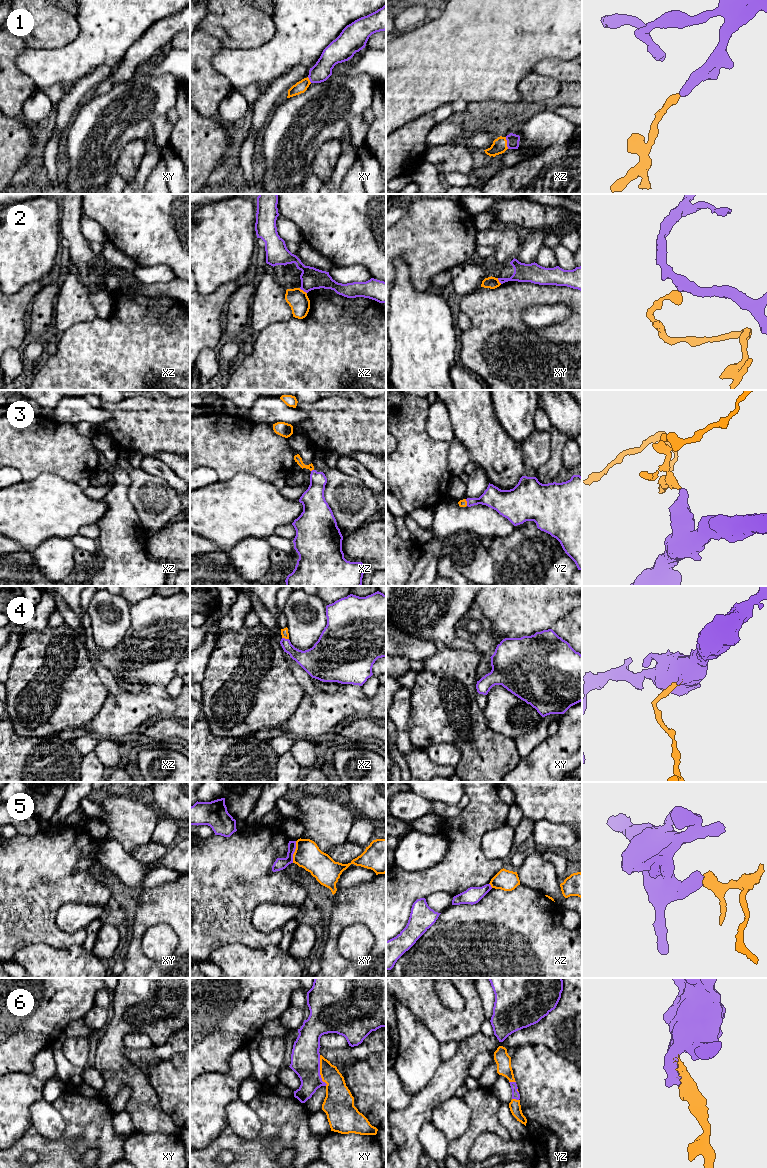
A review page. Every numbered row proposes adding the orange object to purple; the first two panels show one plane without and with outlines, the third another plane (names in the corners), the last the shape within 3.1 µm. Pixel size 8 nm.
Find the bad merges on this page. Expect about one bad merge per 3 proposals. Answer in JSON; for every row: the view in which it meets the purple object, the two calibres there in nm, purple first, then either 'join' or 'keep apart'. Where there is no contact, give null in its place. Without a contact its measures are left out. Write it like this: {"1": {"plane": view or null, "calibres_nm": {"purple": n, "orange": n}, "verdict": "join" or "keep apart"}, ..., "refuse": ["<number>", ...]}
{"1": {"plane": "xz", "calibres_nm": {"purple": 100, "orange": 120}, "verdict": "join"}, "2": {"plane": "xz", "calibres_nm": {"purple": 180, "orange": 160}, "verdict": "keep apart"}, "3": {"plane": "xz", "calibres_nm": {"purple": 190, "orange": 60}, "verdict": "join"}, "4": {"plane": "xz", "calibres_nm": {"purple": 150, "orange": 60}, "verdict": "join"}, "5": {"plane": "xy", "calibres_nm": {"purple": 100, "orange": 220}, "verdict": "keep apart"}, "6": {"plane": "xy", "calibres_nm": {"purple": 240, "orange": 190}, "verdict": "join"}, "refuse": ["2", "5"]}

